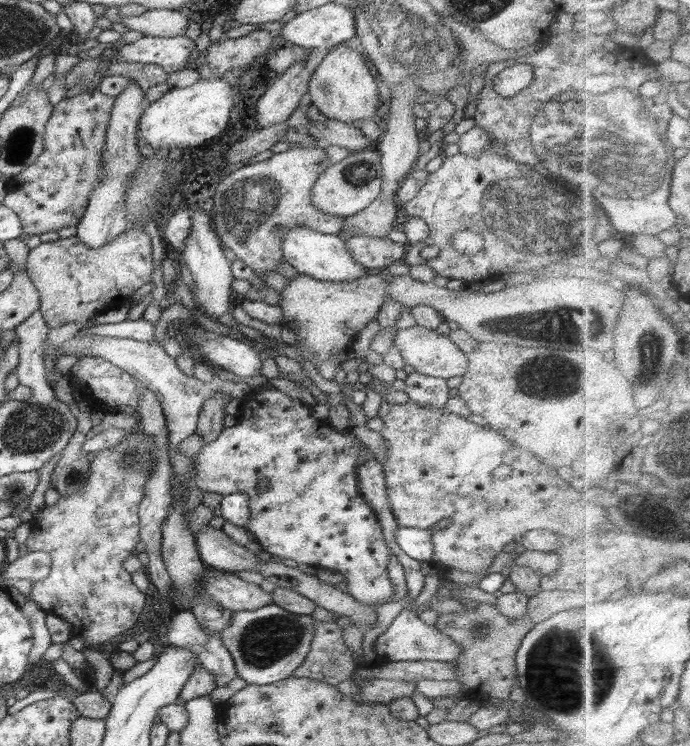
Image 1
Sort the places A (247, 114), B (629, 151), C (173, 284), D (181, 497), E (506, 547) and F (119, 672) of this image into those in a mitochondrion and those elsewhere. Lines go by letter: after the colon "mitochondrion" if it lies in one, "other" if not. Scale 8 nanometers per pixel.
A: other
B: mitochondrion
C: other
D: other
E: other
F: other

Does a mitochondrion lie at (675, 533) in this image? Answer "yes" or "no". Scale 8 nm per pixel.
yes

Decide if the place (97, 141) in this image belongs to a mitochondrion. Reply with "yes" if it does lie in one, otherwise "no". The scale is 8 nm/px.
no

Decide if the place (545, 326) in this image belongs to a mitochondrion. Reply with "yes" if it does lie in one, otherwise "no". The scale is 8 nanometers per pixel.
yes

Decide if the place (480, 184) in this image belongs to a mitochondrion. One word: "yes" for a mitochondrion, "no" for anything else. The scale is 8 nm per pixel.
yes

